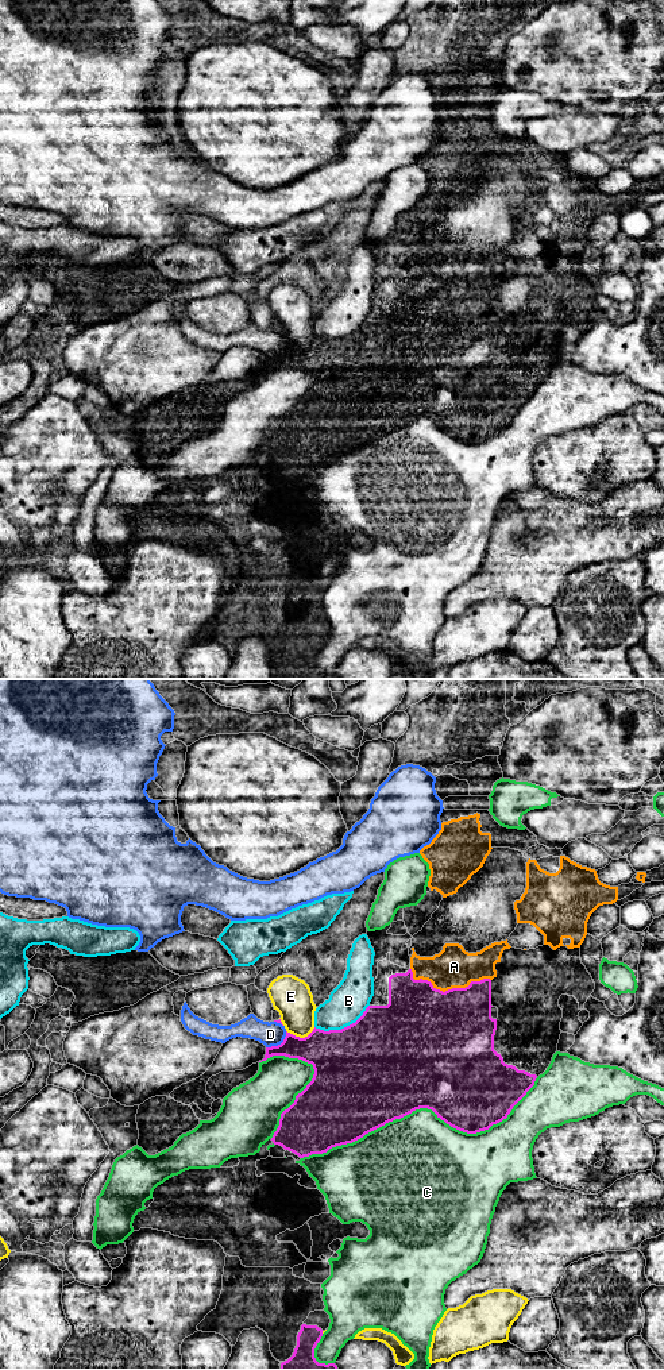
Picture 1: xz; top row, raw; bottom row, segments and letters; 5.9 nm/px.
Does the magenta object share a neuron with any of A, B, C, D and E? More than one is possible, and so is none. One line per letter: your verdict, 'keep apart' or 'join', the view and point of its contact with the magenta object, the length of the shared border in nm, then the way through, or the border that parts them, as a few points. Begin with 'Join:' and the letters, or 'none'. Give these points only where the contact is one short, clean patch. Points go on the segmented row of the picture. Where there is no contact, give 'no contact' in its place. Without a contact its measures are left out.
Join: A
A: join | xz (447, 991) | 480 nm
B: keep apart | xz (344, 1027) | 360 nm | along xz (369, 1004), (354, 1022), (340, 1029), (320, 1030), (315, 1027)
C: keep apart | xz (405, 1115) | 1250 nm
D: keep apart | xz (278, 1045) | 160 nm | along xz (286, 1031), (280, 1044), (266, 1048)
E: keep apart | xz (298, 1037) | 180 nm

